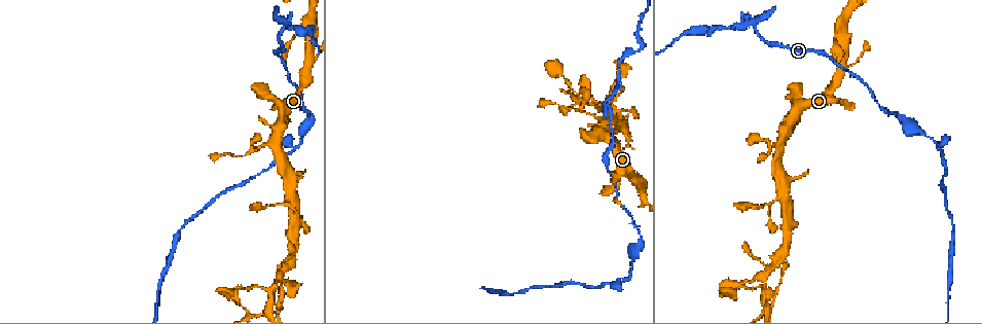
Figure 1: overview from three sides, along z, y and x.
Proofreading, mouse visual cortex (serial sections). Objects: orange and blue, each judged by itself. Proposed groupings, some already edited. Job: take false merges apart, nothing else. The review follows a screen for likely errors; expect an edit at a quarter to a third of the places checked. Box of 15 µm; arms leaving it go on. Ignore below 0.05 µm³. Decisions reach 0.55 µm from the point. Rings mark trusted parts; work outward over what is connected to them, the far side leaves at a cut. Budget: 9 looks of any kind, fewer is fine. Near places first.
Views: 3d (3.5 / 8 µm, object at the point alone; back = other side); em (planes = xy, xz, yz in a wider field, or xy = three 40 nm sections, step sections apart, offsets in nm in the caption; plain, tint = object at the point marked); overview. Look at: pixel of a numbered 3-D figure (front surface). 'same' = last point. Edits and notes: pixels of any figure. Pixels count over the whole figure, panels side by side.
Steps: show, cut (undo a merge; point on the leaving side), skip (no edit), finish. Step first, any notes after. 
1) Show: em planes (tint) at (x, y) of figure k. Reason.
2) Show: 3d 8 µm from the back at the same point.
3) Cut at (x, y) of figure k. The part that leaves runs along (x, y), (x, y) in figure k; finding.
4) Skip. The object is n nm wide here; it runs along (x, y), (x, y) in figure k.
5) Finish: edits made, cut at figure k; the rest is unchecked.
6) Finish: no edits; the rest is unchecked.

Show: 3d 8 µm at (254, 148) of figure 1. Branch point.

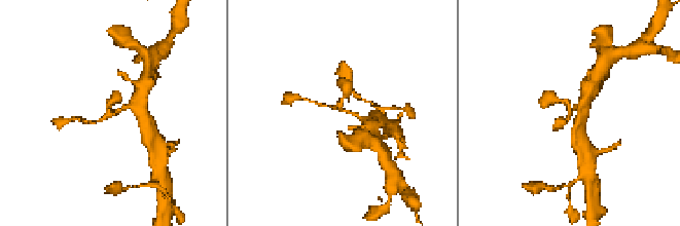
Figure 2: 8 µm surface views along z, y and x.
Show: em planes (tint) at (571, 111) of figure 2. 3 arms meet here; the arms are 100, 200, 200 nm wide; shape alone is not enough.

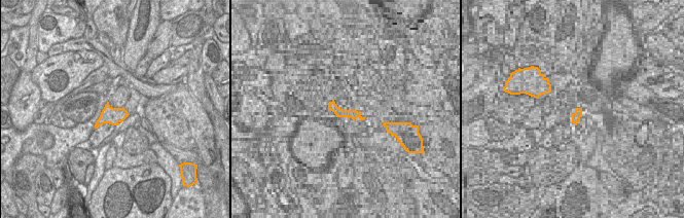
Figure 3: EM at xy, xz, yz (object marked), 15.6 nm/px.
Skip. It runs along (371, 122), (340, 109), (345, 92) in figure 2; one cell here.

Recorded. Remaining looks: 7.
Show: 3d 3.5 µm at (292, 262) of figure 1. Three arms meet.

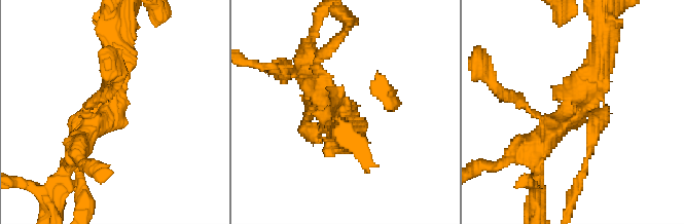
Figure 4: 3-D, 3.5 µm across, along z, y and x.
Show: em xy step 1 (tint) at (110, 108) of figure 4. 3 arms meet here; the arms are 200, 350, 350 nm wide; need the tissue.

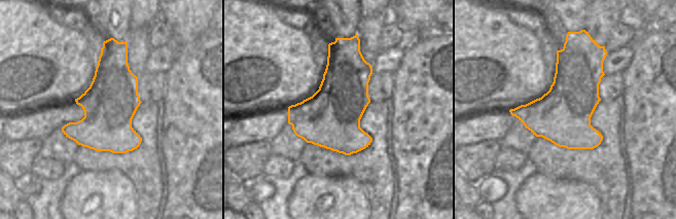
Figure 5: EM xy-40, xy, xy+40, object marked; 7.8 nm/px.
Show: em xy step 2 (tint) at the same point.

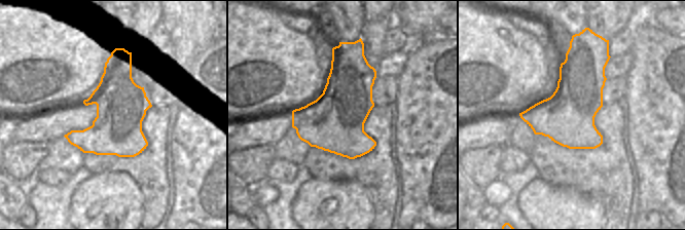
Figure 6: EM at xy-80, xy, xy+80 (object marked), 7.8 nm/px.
Cut at (590, 141) of figure 4. Two cells meet here.

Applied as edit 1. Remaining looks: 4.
Show: 3d 8 µm at (268, 312) of figure 1. Thin neck.

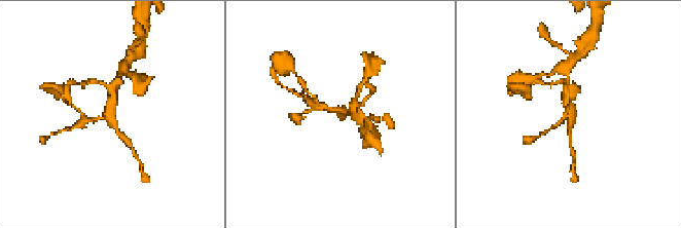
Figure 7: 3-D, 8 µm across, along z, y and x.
Show: 3d 3.5 µm at (570, 114) of figure 7.

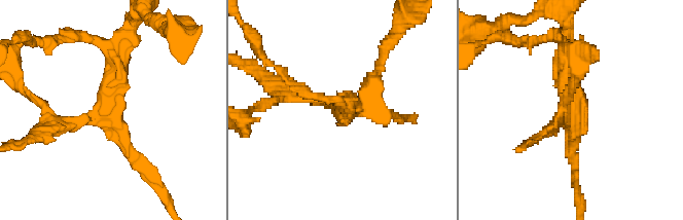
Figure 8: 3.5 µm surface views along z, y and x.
Show: em xy step 3 (tint) at (574, 104) of figure 8. Need the tissue.

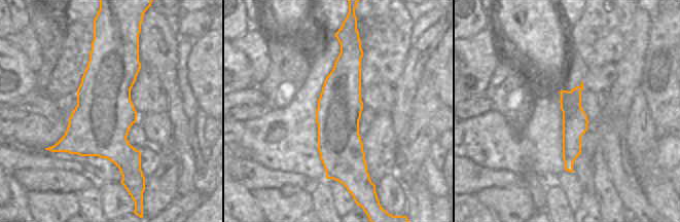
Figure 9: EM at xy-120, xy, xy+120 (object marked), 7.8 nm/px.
Skip. One cell here.

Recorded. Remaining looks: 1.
Finish: edits made, cut at figure 4; the rest is unchecked.

